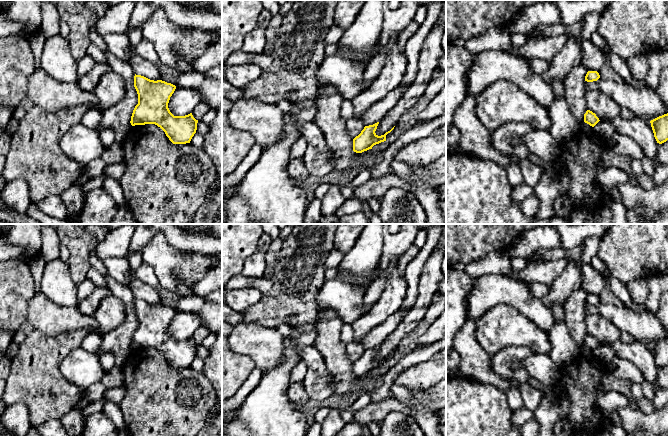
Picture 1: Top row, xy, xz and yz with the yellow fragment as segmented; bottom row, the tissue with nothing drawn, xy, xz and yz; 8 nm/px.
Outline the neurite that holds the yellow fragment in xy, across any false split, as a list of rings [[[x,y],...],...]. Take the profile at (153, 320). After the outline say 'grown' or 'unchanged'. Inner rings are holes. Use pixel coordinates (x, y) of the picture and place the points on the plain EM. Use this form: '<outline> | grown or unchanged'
[[[135,298],[134,311],[138,318],[138,328],[133,334],[131,349],[155,348],[165,356],[173,368],[190,367],[196,357],[198,344],[192,337],[174,340],[170,336],[168,327],[176,310]]] | unchanged

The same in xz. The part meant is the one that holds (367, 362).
[[[379,346],[365,350],[361,357],[353,363],[353,375],[356,377],[362,377],[376,368],[386,365],[386,359],[390,357],[394,351],[386,356],[384,359],[378,360],[375,355],[377,353]]] | unchanged

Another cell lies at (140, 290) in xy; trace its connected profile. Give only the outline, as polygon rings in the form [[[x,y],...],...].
[[[132,272],[130,275],[128,288],[131,290],[133,296],[136,299],[141,299],[154,305],[161,304],[161,297],[158,293],[157,288],[153,288],[145,284],[136,276],[134,276]]]

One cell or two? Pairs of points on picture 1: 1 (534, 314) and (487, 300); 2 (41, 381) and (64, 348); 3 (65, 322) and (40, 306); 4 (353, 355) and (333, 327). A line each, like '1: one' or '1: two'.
1: one
2: one
3: one
4: two

